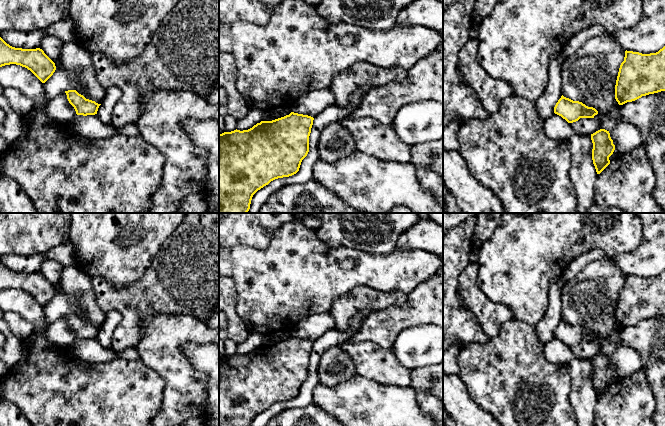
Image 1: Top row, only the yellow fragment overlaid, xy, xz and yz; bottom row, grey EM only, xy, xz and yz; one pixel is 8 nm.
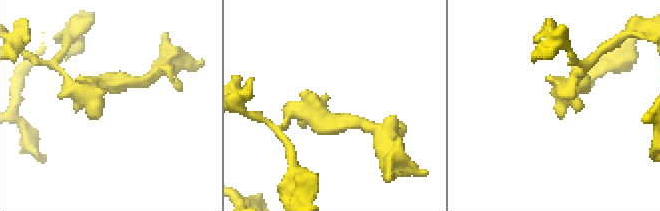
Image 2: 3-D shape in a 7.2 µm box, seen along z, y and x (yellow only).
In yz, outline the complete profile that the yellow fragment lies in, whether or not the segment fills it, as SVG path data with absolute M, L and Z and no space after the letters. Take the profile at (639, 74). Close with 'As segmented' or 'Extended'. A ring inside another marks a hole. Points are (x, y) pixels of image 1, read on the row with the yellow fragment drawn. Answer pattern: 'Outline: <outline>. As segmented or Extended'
Outline: M665 46L650 54L626 50L615 85L618 104L661 91L665 91Z. As segmented

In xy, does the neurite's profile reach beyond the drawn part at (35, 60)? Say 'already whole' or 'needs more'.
already whole

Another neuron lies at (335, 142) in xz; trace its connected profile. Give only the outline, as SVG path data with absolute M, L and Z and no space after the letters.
M339 121L326 126L317 145L319 158L332 163L356 152L357 146L351 132Z

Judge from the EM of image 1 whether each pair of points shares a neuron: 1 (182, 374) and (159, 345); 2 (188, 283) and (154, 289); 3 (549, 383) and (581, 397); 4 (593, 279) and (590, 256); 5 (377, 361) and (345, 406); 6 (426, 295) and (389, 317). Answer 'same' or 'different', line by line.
1: same
2: same
3: different
4: different
5: different
6: same

